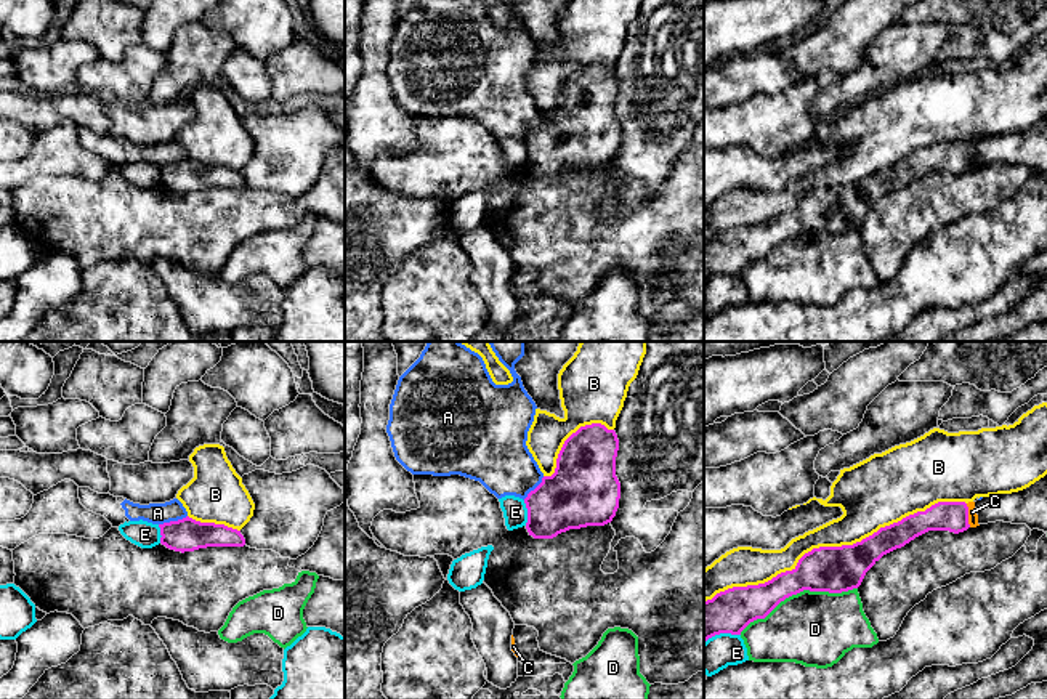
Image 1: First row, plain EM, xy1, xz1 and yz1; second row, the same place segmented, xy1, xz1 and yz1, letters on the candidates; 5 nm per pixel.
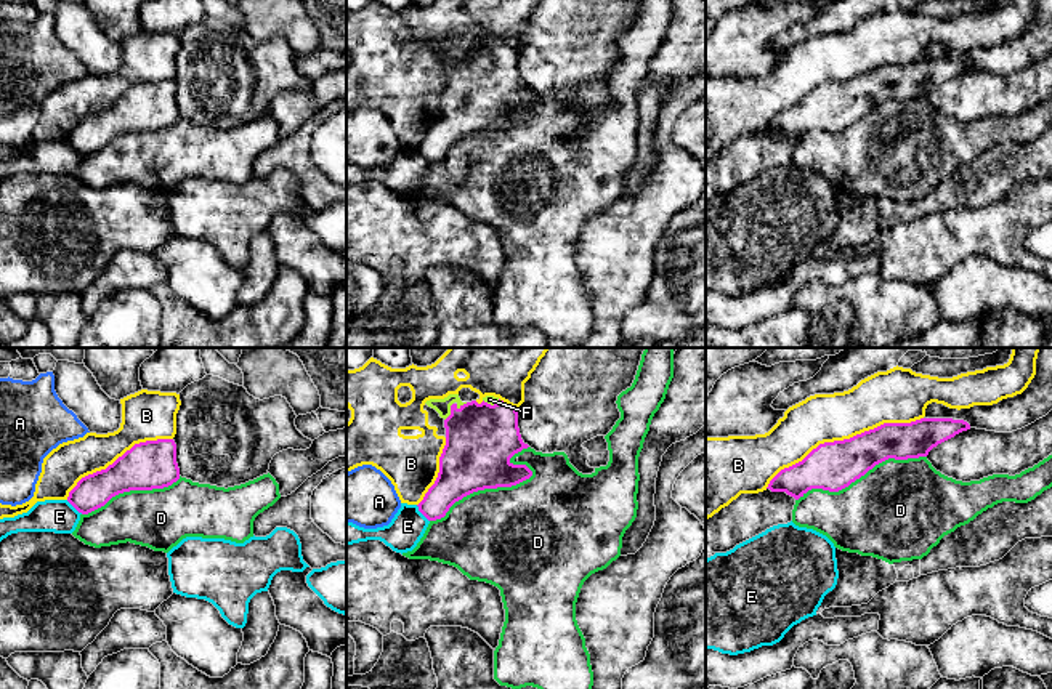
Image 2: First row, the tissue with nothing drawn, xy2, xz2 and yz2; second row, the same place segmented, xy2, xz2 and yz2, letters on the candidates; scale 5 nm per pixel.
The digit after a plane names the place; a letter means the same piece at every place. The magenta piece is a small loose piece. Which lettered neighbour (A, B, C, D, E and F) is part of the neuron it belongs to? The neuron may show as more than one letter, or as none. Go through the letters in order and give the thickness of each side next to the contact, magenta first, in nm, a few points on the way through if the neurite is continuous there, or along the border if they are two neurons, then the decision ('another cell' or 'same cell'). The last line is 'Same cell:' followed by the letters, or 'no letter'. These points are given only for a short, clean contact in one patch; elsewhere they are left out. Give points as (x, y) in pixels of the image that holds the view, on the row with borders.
A: 170 nm thick on the magenta side, 110 nm on the other; another cell
B: 240 nm thick on the magenta side, 240 nm on the other; another cell
C: 150 nm thick on the magenta side, 50 nm on the other; runs through yz1 (953, 517), (967, 515), (972, 512); same cell
D: 360 nm thick on the magenta side, 480 nm on the other; another cell
E: 320 nm thick on the magenta side, 120 nm on the other; another cell
F: 360 nm thick on the magenta side, 80 nm on the other; runs through xz2 (480, 438), (451, 412), (441, 406); same cell
Same cell: C, F

